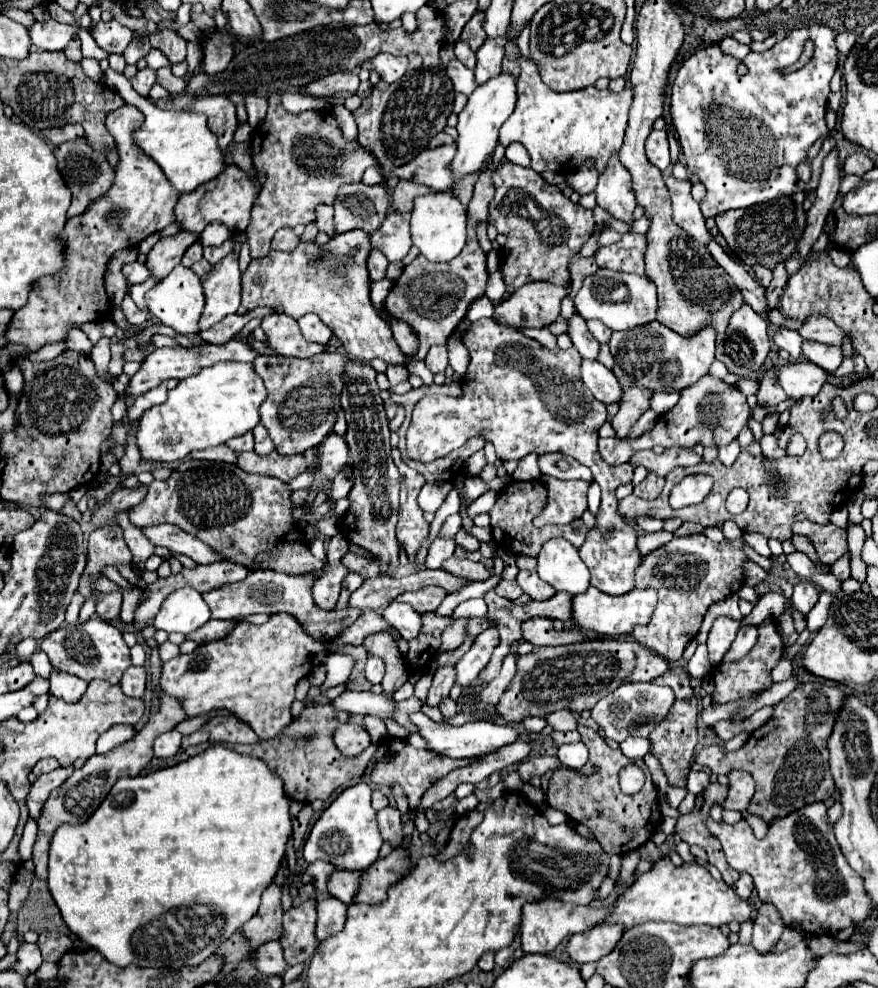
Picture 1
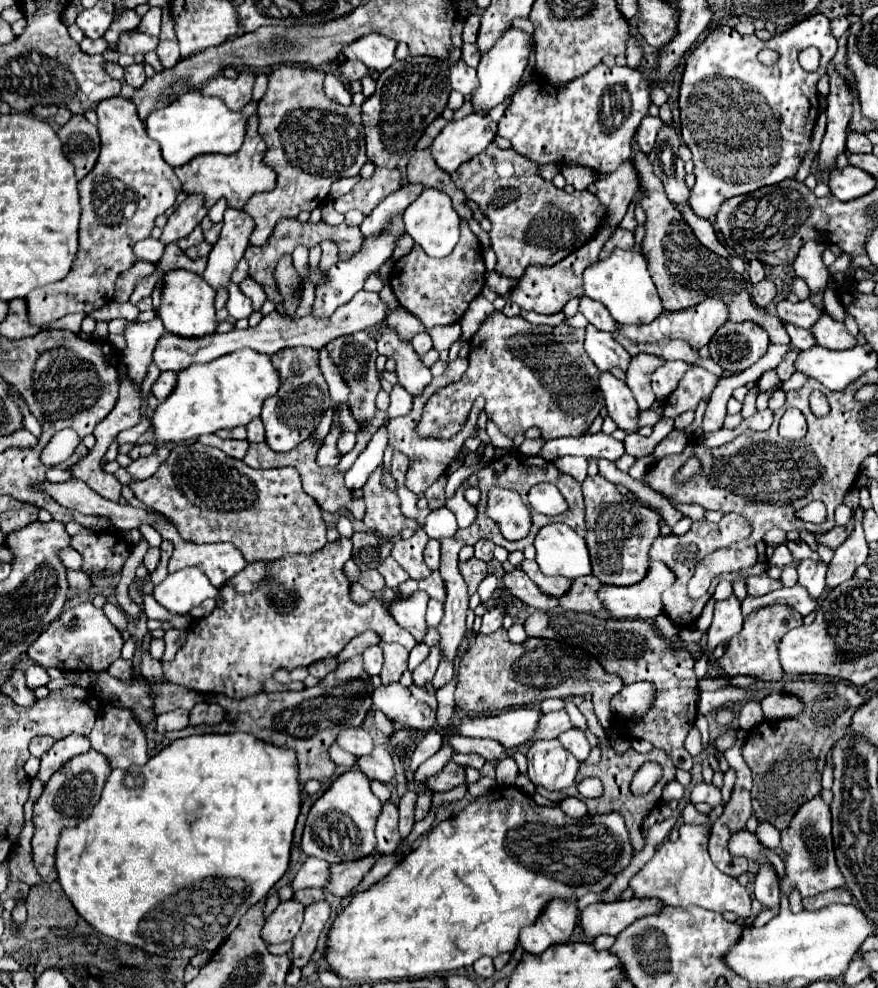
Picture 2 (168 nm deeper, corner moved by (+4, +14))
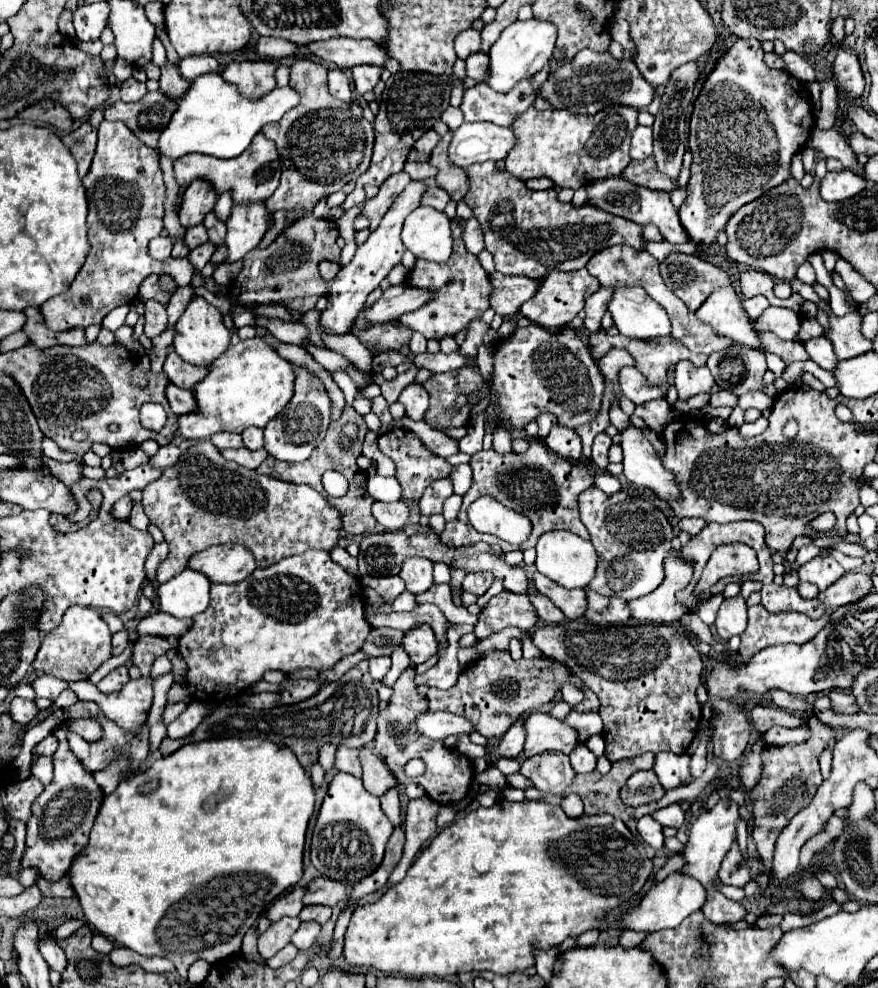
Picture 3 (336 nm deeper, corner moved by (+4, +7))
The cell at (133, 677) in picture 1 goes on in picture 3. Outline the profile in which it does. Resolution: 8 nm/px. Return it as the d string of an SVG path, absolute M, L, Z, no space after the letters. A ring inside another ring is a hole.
M121 665L121 667L117 667L115 671L111 671L107 677L103 677L103 679L97 683L97 687L99 687L101 693L115 693L115 691L119 691L127 681L129 681L127 667Z

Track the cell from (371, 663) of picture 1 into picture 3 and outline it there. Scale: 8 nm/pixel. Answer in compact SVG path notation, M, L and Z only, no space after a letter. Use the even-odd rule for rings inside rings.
M371 657L369 659L369 675L373 681L381 681L391 669L391 657Z

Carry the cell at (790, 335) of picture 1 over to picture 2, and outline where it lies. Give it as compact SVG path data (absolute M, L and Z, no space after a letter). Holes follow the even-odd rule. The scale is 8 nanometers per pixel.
M785 324L789 336L791 336L791 344L797 350L809 350L815 346L815 336L811 334L811 330L803 330L803 328L795 328L793 324Z

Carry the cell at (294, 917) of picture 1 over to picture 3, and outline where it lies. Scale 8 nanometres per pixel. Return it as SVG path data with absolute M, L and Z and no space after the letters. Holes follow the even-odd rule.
M283 917L271 923L271 927L259 937L259 955L263 959L273 957L283 945L289 943L291 935L299 929L299 925L301 925L299 917Z

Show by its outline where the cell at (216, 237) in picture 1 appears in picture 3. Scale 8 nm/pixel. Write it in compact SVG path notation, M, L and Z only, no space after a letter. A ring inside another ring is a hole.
M223 193L223 195L217 199L217 203L215 203L215 215L217 215L217 219L219 219L219 221L225 221L225 219L229 217L229 213L231 213L231 207L233 207L231 195L229 195L229 193Z

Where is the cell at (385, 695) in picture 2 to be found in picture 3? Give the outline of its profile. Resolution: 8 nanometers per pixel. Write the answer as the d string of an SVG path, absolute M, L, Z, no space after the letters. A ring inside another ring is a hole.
M425 711L423 715L419 715L419 719L415 719L415 725L419 729L419 735L429 737L429 739L445 739L449 735L457 735L457 733L471 733L475 731L475 727L459 715L453 713L443 713L443 711Z

